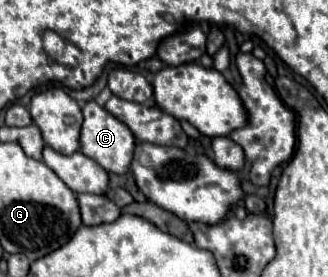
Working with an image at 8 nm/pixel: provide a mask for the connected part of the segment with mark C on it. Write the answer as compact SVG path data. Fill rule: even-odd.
M89 100L81 108L81 112L83 112L83 126L81 126L81 138L79 138L81 152L93 158L107 172L125 174L125 170L131 164L133 148L135 148L135 136L131 134L131 130L123 122L119 122L113 114L103 110L103 106L99 106L95 100Z

